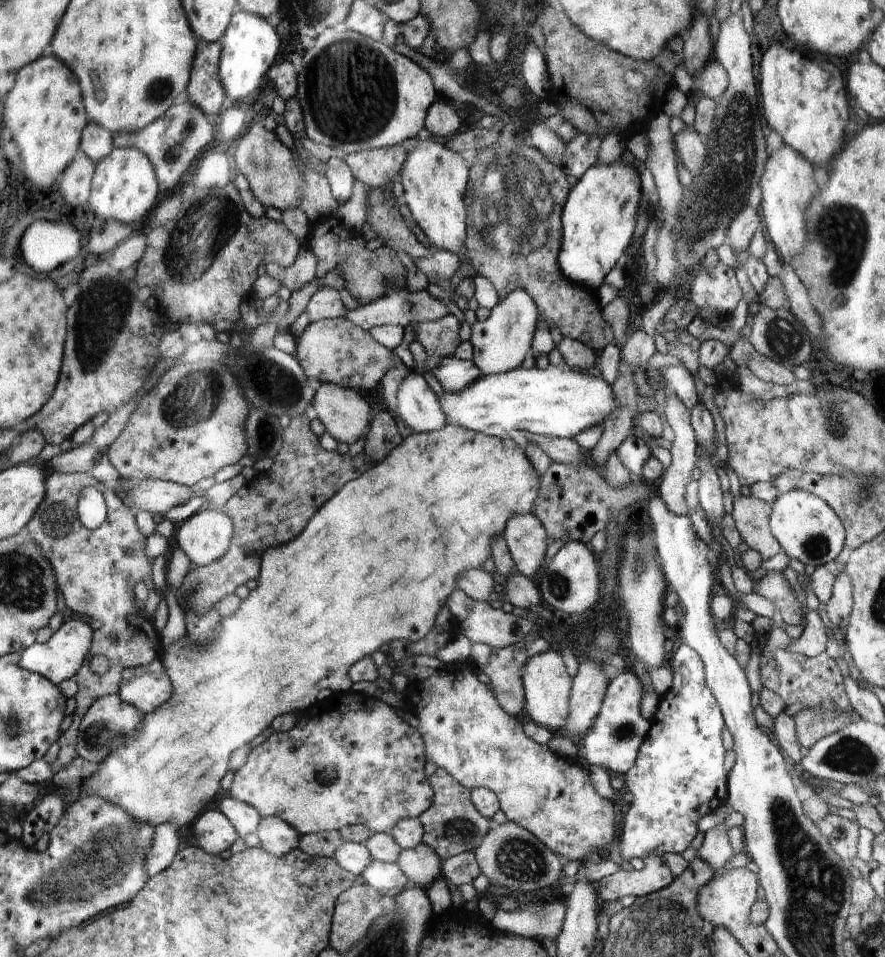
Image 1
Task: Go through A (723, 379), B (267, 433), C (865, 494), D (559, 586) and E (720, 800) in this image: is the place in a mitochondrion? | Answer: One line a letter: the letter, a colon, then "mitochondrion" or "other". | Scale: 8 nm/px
A: other
B: mitochondrion
C: mitochondrion
D: mitochondrion
E: other

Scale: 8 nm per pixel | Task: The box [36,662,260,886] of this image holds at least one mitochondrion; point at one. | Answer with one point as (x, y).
(103, 732)

